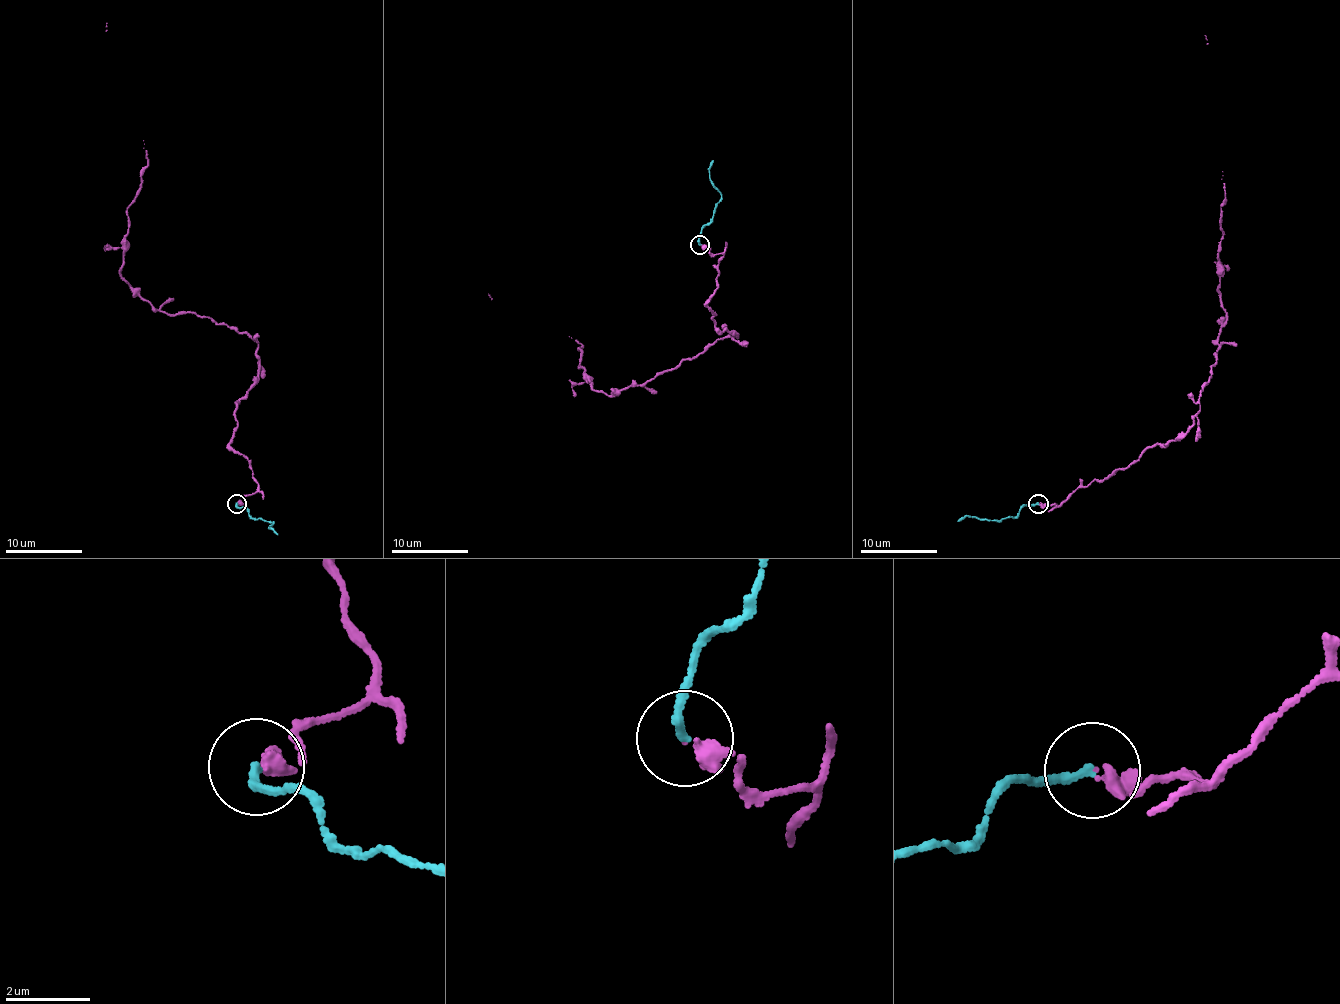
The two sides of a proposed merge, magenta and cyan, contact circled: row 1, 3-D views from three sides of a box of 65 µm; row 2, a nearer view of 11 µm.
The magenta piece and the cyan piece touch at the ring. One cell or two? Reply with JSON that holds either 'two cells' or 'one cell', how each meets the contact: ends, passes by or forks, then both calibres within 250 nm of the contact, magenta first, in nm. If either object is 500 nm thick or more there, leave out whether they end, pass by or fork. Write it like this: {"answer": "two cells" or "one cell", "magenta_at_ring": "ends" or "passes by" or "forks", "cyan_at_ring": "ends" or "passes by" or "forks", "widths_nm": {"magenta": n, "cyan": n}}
{"answer": "one cell", "magenta_at_ring": "passes by", "cyan_at_ring": "ends", "widths_nm": {"magenta": 200, "cyan": 180}}

